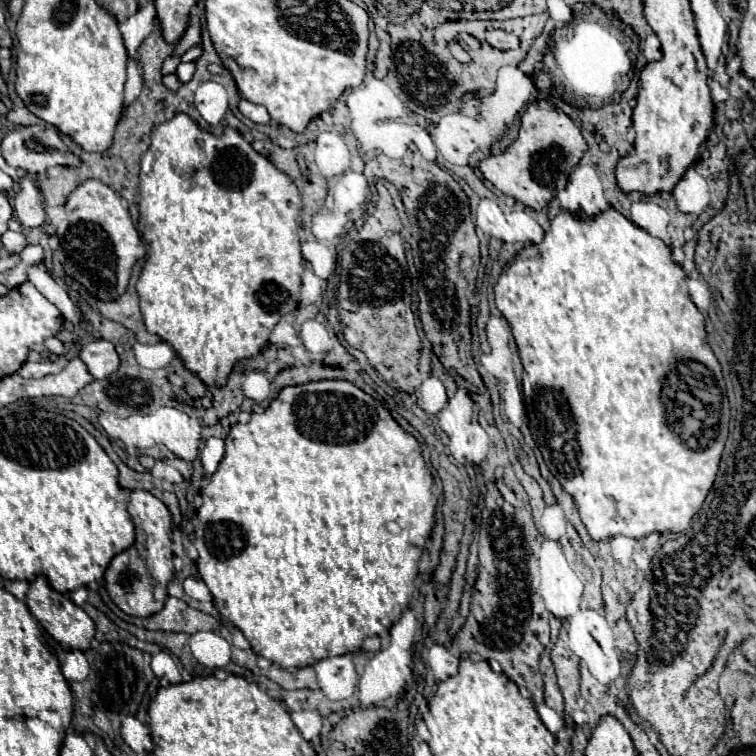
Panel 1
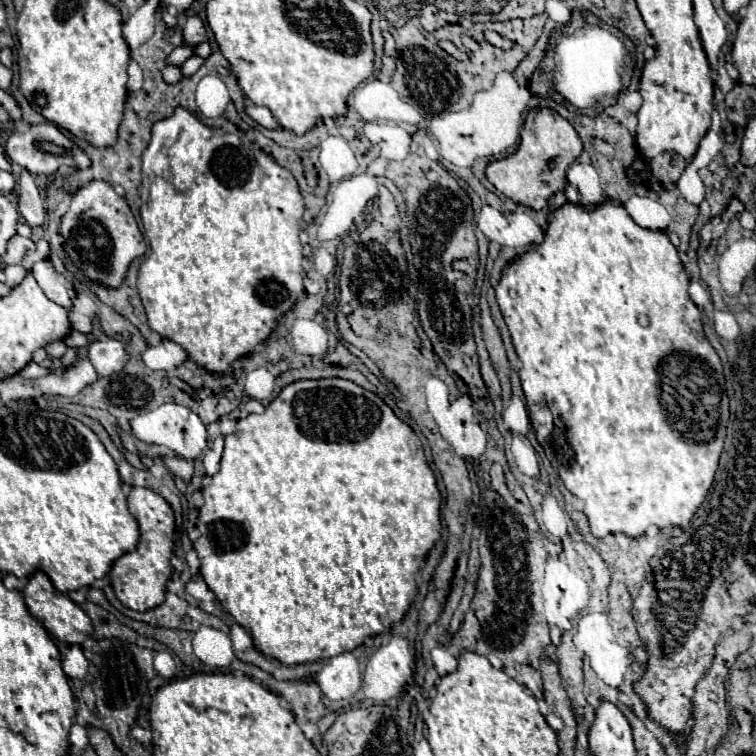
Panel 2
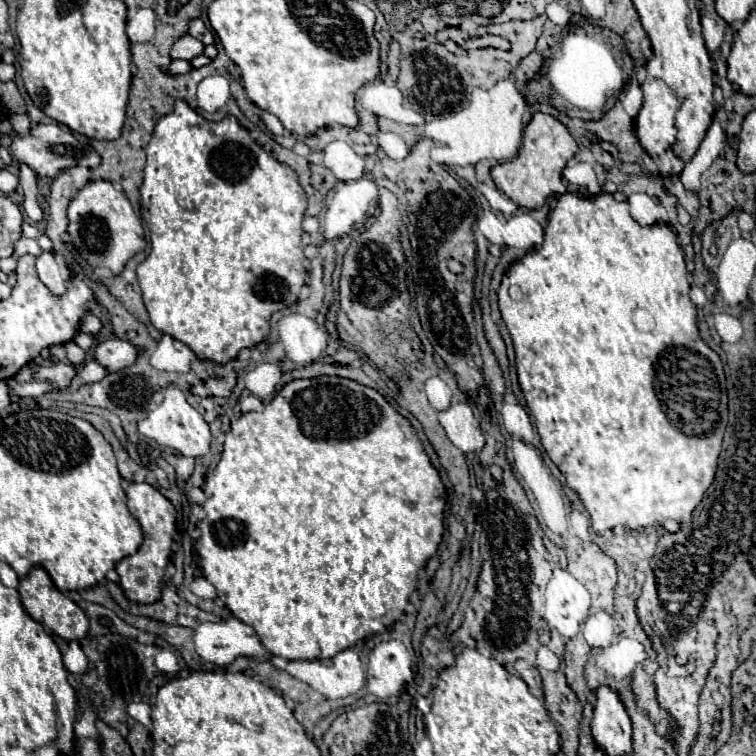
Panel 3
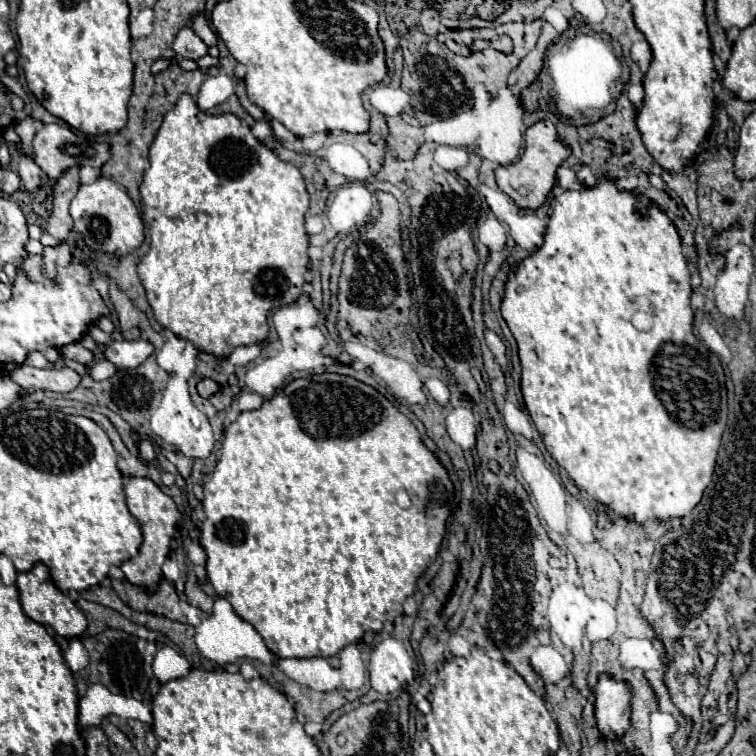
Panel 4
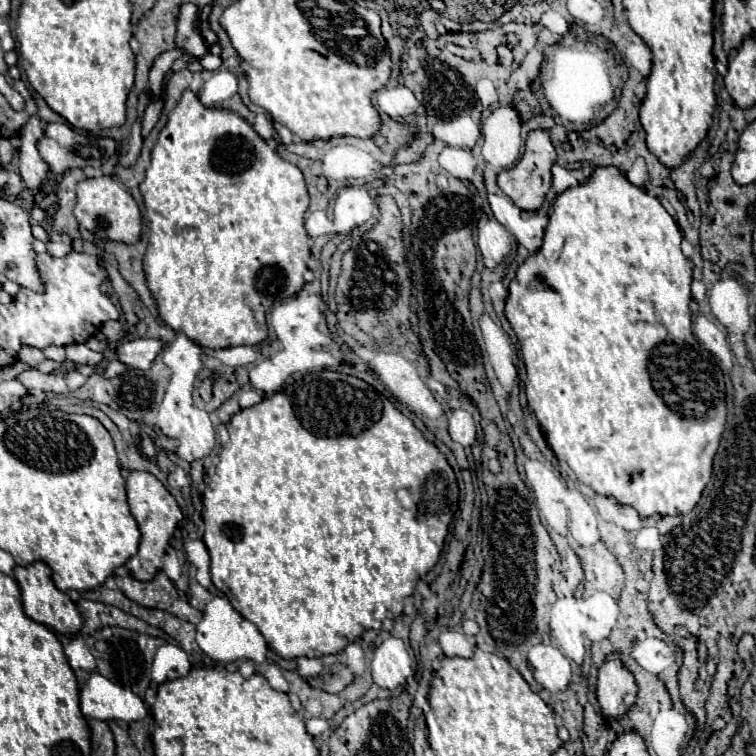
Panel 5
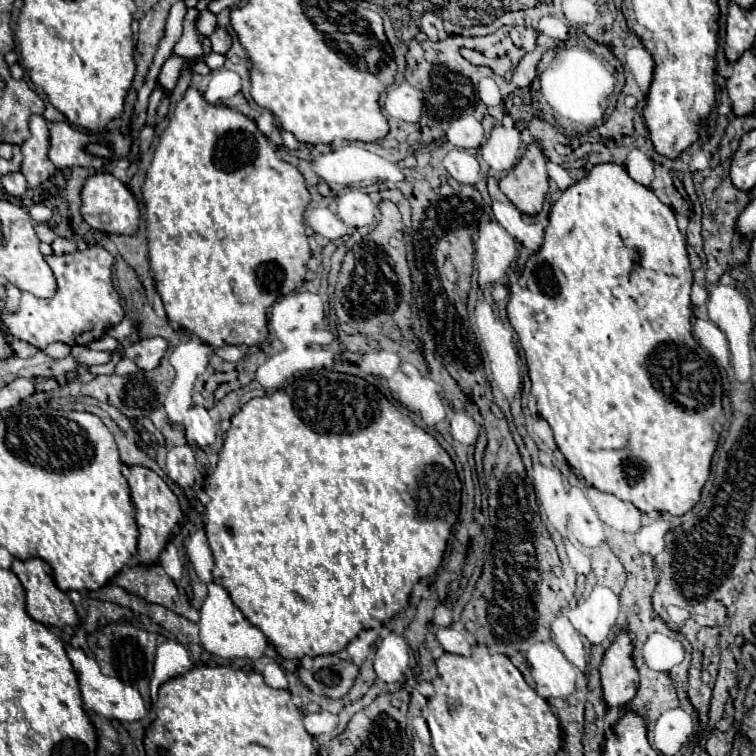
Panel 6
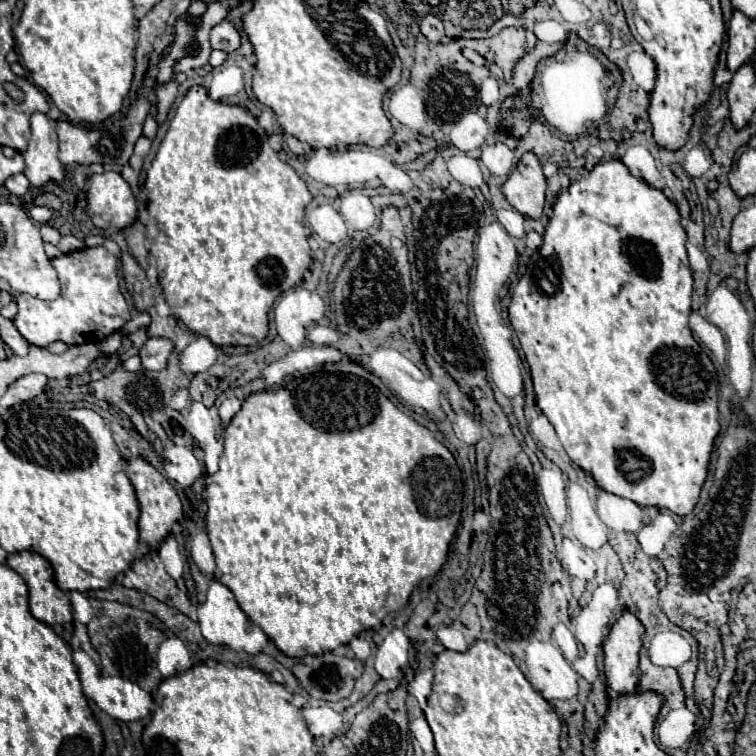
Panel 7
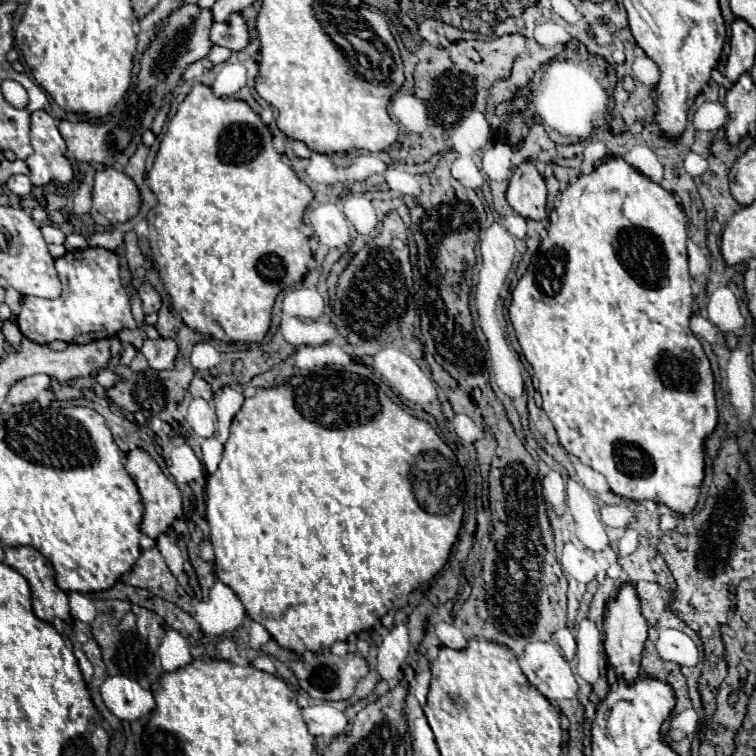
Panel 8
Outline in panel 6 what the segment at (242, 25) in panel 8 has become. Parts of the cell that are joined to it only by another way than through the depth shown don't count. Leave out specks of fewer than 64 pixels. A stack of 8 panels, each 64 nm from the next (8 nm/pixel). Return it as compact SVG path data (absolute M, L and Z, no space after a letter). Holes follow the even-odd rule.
M212 36L212 52L218 52L218 54L226 54L228 48L230 48L230 36Z

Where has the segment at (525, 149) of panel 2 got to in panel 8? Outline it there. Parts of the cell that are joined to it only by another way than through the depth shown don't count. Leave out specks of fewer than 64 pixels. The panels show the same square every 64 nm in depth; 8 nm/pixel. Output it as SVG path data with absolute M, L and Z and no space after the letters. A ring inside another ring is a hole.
M532 160L522 162L512 174L506 190L506 200L524 218L546 218L546 184Z

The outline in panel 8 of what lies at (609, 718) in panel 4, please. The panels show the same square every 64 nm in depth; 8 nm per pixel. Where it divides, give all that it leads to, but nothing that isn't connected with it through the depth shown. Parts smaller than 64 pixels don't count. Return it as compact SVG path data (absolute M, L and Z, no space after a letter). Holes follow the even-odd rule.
M624 584L618 596L606 604L606 620L604 620L604 650L608 656L608 666L616 672L618 680L634 682L640 676L640 654L644 642L646 642L646 620L640 614L640 602L636 590Z

